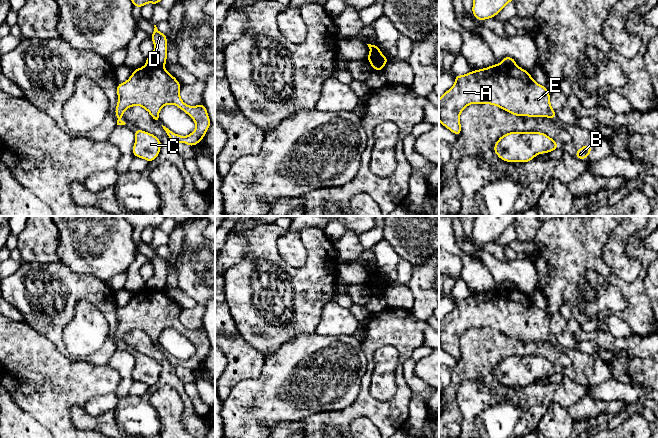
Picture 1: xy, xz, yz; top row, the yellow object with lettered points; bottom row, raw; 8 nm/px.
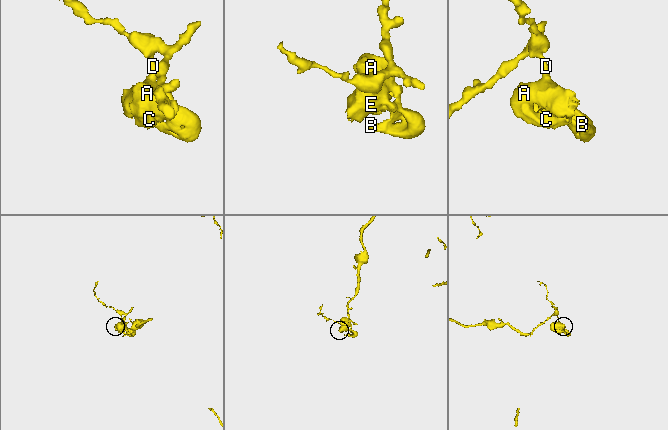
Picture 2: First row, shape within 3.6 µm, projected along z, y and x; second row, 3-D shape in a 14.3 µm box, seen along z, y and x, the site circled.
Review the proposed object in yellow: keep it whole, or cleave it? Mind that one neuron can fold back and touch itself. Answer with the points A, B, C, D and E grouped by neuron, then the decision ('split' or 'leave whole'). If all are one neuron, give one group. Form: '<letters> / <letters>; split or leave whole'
A B C E / D; split

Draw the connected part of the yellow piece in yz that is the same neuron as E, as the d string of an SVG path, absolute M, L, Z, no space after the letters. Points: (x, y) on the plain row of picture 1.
M493 288L487 292L456 299L455 308L439 323L439 346L456 360L461 359L460 338L470 328L497 330L518 341L547 341L556 343L550 327L550 316L539 309L525 293L519 290Z

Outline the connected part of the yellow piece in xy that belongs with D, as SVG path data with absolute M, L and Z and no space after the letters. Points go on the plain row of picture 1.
M156 249L154 251L154 256L150 260L154 268L154 275L146 281L146 289L164 291L167 286L167 259L161 257Z

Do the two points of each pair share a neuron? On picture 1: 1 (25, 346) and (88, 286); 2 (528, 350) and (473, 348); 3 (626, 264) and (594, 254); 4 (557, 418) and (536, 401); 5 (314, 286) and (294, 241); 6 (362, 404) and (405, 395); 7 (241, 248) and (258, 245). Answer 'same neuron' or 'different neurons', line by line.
1: different neurons
2: same neuron
3: different neurons
4: different neurons
5: different neurons
6: same neuron
7: different neurons

